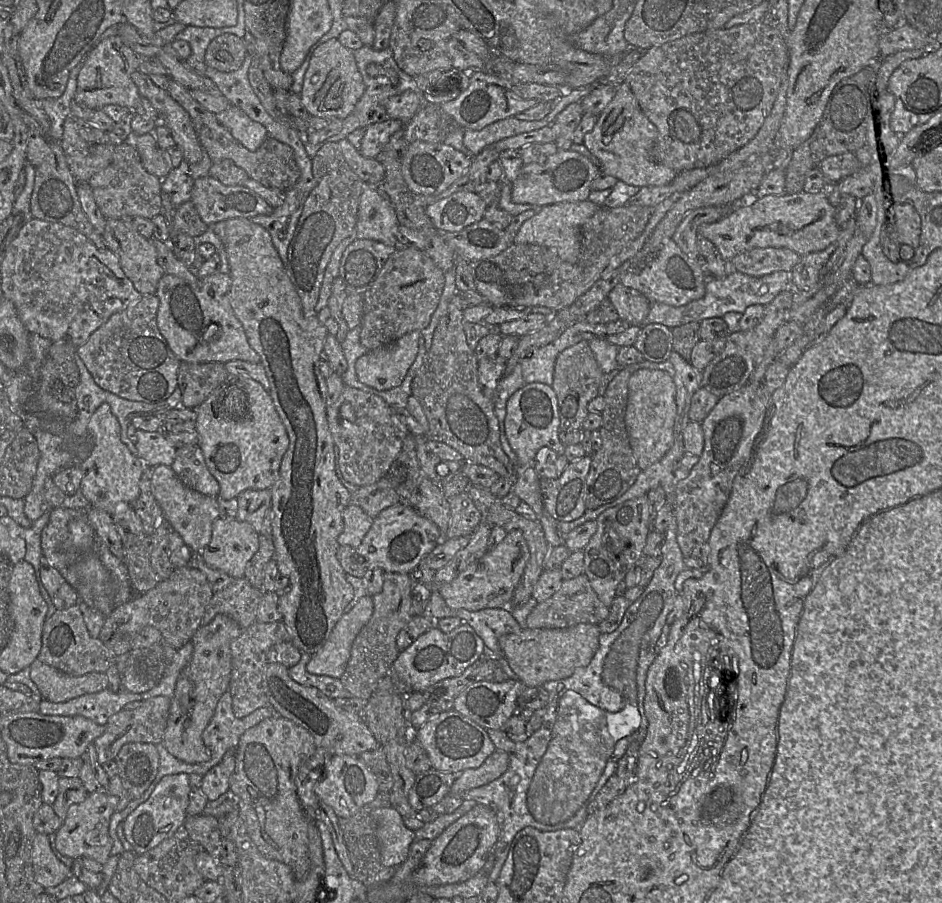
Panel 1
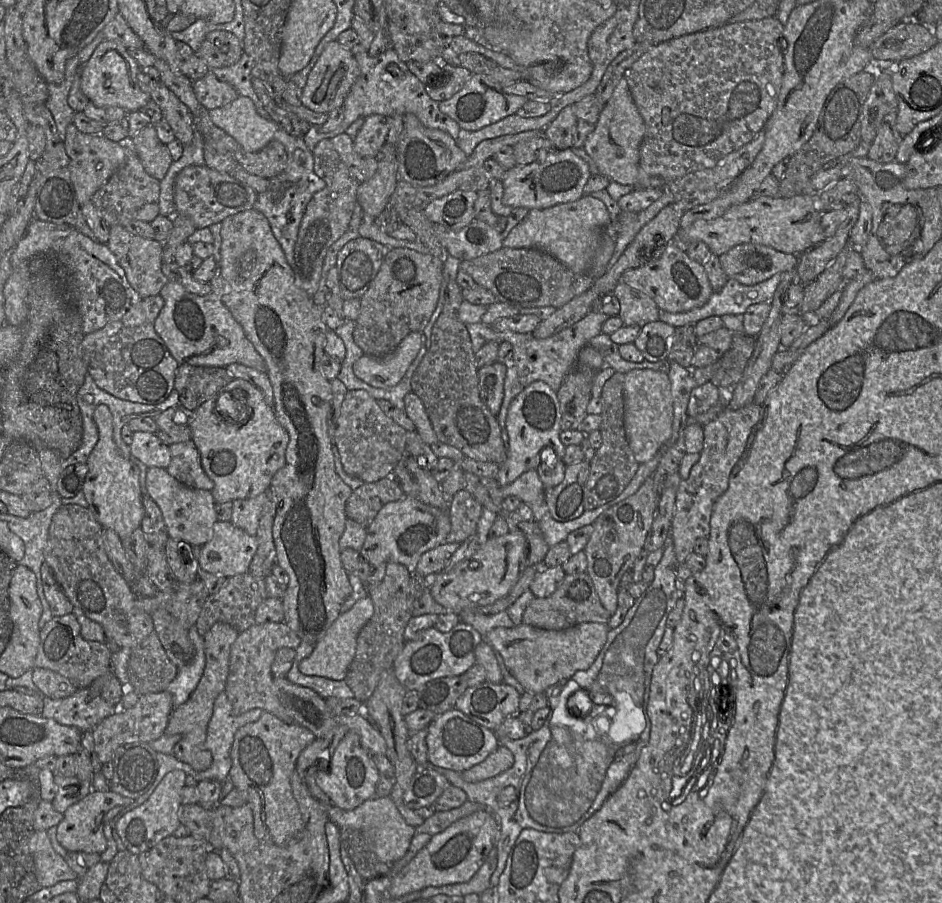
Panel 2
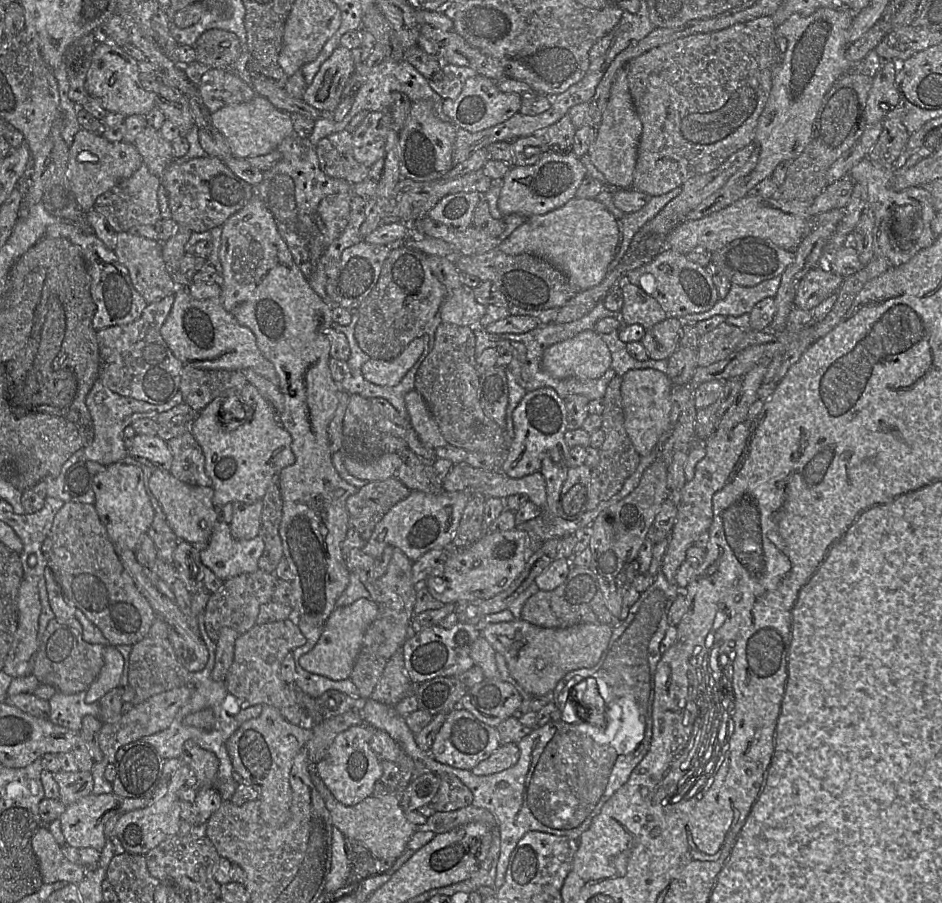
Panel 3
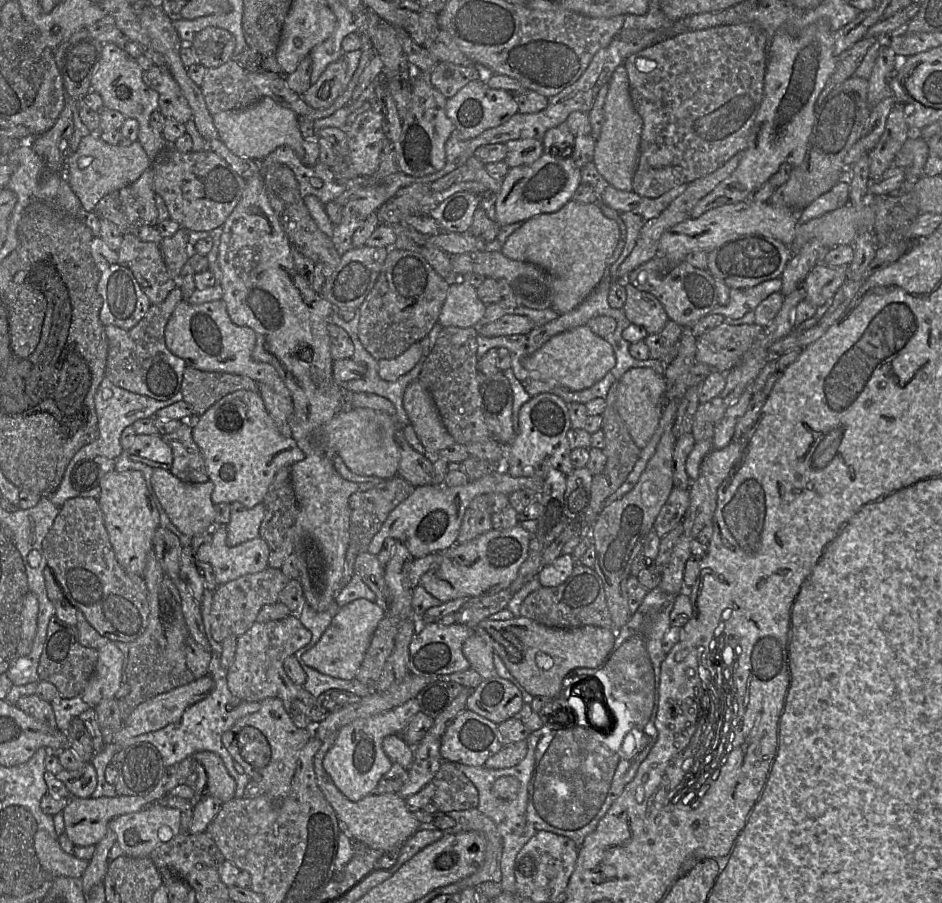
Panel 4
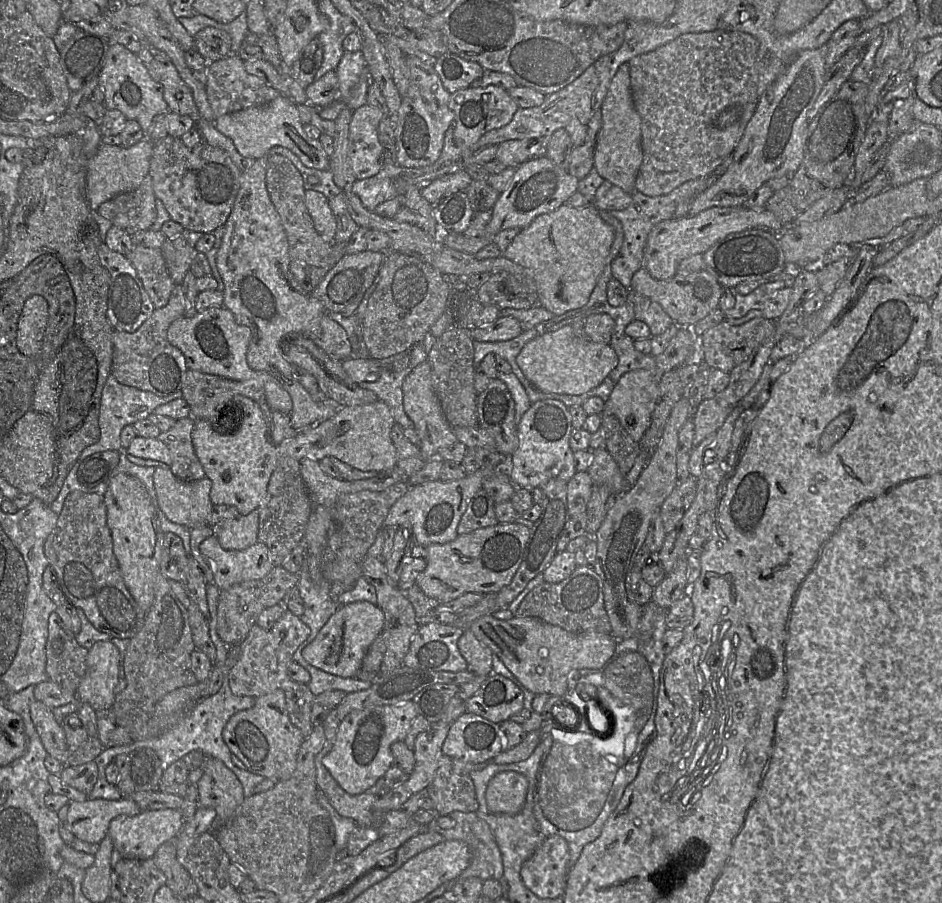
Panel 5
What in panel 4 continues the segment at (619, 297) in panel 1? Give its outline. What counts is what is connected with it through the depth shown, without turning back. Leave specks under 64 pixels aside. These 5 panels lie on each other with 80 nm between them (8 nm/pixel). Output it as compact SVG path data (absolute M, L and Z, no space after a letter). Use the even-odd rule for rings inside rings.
M625 283L626 302L623 310L632 324L642 326L648 334L659 333L669 320L662 304L650 293Z

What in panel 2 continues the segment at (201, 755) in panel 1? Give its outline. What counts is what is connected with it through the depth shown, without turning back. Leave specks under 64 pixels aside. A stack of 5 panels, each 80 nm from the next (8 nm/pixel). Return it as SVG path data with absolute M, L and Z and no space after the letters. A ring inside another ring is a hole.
M217 622L203 636L205 652L203 675L189 699L173 709L165 731L167 735L180 734L182 736L182 739L174 746L173 755L196 771L207 770L213 761L212 753L205 748L207 728L213 715L214 702L221 693L225 692L231 646L239 633L232 626Z

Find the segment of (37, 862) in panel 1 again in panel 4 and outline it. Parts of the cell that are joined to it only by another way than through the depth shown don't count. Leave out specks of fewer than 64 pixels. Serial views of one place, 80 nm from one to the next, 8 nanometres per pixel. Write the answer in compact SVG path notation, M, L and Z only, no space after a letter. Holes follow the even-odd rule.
M38 830L35 834L35 849L42 869L51 878L81 878L89 865L88 860L64 852L58 839L53 839L44 830Z

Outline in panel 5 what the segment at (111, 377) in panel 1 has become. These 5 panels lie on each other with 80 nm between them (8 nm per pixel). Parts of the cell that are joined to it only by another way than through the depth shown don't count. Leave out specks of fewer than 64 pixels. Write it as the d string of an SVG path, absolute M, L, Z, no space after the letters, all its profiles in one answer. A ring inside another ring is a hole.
M175 285L168 303L155 309L151 316L134 332L114 331L111 374L120 384L169 396L181 391L188 370L184 354L167 339L173 321L185 314L185 296L181 285Z

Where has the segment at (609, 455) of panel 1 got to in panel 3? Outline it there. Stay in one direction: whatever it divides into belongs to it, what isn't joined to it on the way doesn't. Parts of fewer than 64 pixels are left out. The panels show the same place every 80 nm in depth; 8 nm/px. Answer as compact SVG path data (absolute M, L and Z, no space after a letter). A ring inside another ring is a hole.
M615 375L609 382L603 397L604 410L601 414L602 424L600 429L604 432L604 442L599 448L599 463L591 469L587 511L592 511L599 503L617 494L622 489L625 481L634 473L641 458L624 427L621 384L622 377Z

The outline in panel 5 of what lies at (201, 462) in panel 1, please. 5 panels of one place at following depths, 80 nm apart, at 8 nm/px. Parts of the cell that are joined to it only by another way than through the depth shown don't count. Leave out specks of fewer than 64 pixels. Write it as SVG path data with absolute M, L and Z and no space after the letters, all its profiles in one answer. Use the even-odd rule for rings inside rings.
M190 415L176 420L169 430L161 432L157 437L169 449L172 473L186 482L194 482L206 477L192 444L194 426L195 419Z

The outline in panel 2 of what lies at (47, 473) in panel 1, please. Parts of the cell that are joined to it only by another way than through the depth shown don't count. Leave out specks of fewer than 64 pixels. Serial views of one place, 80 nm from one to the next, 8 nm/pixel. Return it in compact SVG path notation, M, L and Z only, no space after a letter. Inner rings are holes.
M105 404L97 406L93 420L98 429L98 441L87 459L88 473L83 493L88 507L95 514L103 528L111 529L120 538L131 535L141 527L145 510L140 489L140 468L134 460L125 458L113 439L113 416Z

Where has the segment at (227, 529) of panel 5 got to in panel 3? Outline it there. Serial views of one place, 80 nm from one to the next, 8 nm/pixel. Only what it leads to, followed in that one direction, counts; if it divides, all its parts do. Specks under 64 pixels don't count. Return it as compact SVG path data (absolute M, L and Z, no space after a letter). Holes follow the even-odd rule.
M262 499L252 504L238 501L232 504L233 516L229 524L232 537L237 540L250 540L258 536L263 508Z

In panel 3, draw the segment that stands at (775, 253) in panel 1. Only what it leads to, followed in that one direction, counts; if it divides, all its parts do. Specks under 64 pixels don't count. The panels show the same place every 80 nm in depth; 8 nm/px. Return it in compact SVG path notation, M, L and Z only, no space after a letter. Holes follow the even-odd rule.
M745 237L734 240L711 255L711 262L729 279L731 284L745 287L781 276L785 269L793 263L795 251L785 250L770 240L758 237Z

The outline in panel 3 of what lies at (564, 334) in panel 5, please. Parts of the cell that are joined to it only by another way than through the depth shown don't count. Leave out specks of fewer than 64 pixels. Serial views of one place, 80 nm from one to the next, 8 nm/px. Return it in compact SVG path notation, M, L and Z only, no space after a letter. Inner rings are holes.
M585 330L548 347L541 368L558 379L598 379L611 366L611 353L601 335Z

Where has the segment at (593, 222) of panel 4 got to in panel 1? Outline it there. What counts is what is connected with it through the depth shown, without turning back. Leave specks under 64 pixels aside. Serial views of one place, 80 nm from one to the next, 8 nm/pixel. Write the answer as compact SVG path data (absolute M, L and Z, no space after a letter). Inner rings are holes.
M589 199L576 202L561 202L541 207L537 213L526 220L520 227L514 238L514 244L536 244L554 250L557 255L564 261L576 264L581 257L581 228L582 225L592 217L600 206L591 202Z

